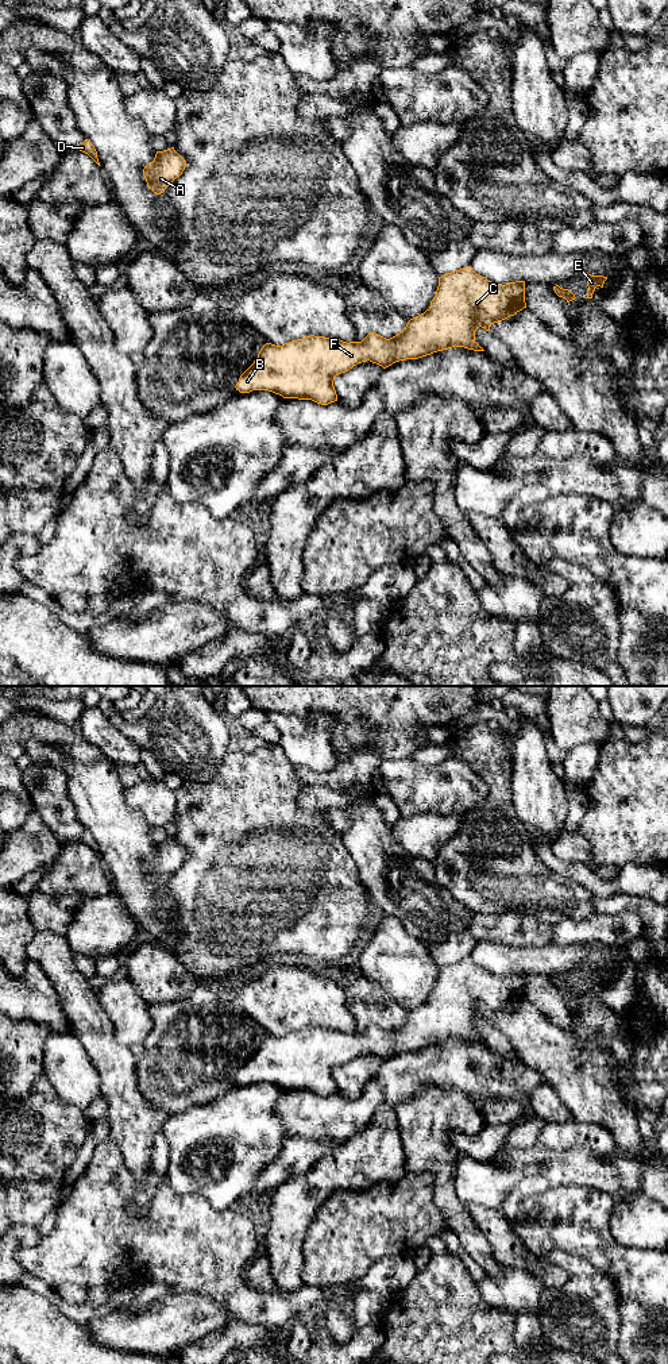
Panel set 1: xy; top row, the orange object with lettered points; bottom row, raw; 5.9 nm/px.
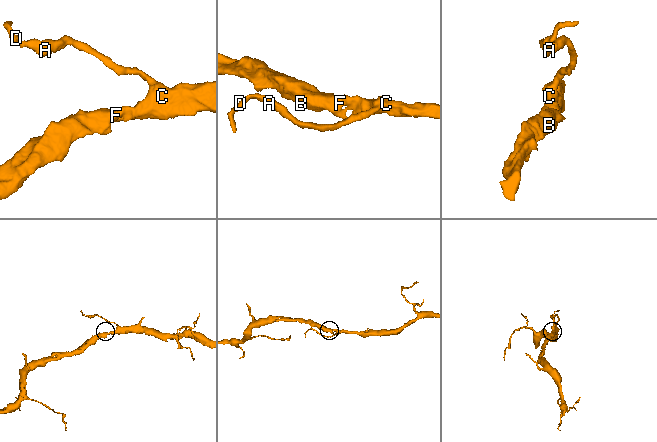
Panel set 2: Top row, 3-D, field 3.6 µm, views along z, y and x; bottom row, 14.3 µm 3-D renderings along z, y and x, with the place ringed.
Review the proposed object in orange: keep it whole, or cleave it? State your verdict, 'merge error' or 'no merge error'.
no merge error

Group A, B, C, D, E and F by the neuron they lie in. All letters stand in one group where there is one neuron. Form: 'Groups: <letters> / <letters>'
Groups: A B C D E F

